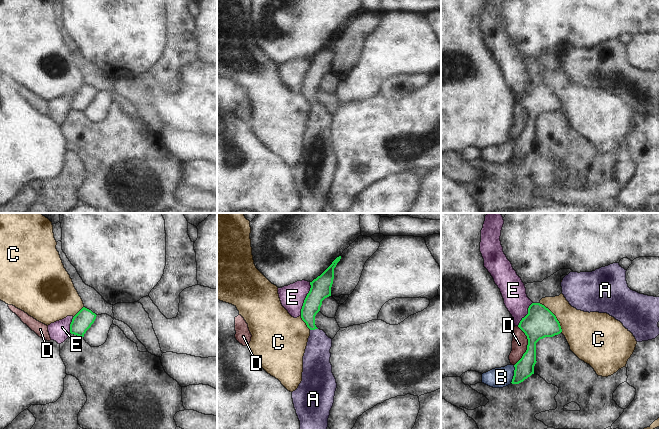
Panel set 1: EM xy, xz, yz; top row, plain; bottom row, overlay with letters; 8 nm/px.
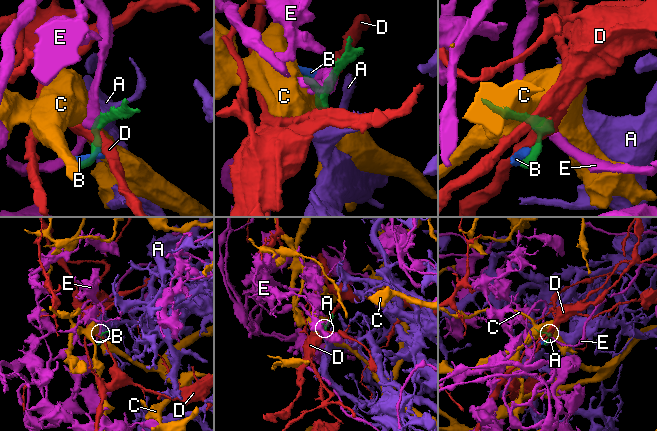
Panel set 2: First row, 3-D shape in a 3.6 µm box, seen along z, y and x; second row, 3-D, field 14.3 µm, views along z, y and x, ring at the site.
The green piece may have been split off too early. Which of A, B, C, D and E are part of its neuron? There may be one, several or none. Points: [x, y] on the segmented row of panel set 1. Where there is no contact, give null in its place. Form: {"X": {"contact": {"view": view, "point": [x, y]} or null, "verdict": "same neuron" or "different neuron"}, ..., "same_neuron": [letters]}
{"A": {"contact": {"view": "xz", "point": [313, 329]}, "verdict": "same neuron"}, "B": {"contact": {"view": "yz", "point": [514, 374]}, "verdict": "different neuron"}, "C": {"contact": {"view": "yz", "point": [555, 316]}, "verdict": "different neuron"}, "D": {"contact": {"view": "yz", "point": [527, 346]}, "verdict": "different neuron"}, "E": {"contact": {"view": "xz", "point": [305, 299]}, "verdict": "different neuron"}, "same_neuron": ["A"]}

